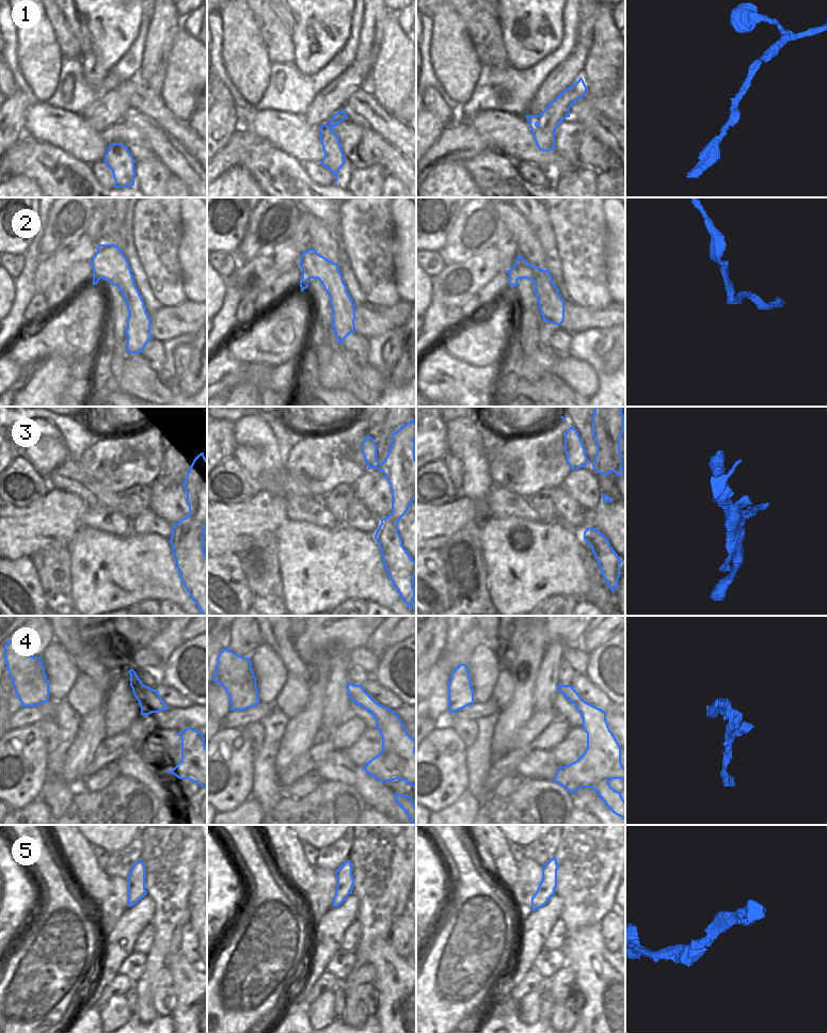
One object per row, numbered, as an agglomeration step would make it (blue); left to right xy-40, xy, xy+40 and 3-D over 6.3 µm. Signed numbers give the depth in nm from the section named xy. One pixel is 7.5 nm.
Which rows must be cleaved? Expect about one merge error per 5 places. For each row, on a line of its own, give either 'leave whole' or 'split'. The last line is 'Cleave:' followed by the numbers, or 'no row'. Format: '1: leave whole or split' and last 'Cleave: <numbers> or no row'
1: leave whole
2: split
3: leave whole
4: leave whole
5: leave whole
Cleave: 2

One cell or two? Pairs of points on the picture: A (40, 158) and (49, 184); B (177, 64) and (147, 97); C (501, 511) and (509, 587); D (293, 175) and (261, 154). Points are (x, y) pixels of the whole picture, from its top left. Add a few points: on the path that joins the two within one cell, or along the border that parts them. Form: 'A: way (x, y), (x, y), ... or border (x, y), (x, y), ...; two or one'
A: way (46, 164), (49, 168), (49, 177); one
B: border (159, 94), (165, 107), (173, 115); two
C: border (489, 515), (497, 518), (518, 517), (526, 520); two
D: way (286, 174), (282, 170), (277, 170), (269, 161); one

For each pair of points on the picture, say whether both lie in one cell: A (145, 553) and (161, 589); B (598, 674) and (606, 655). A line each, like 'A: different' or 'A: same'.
A: same
B: same

